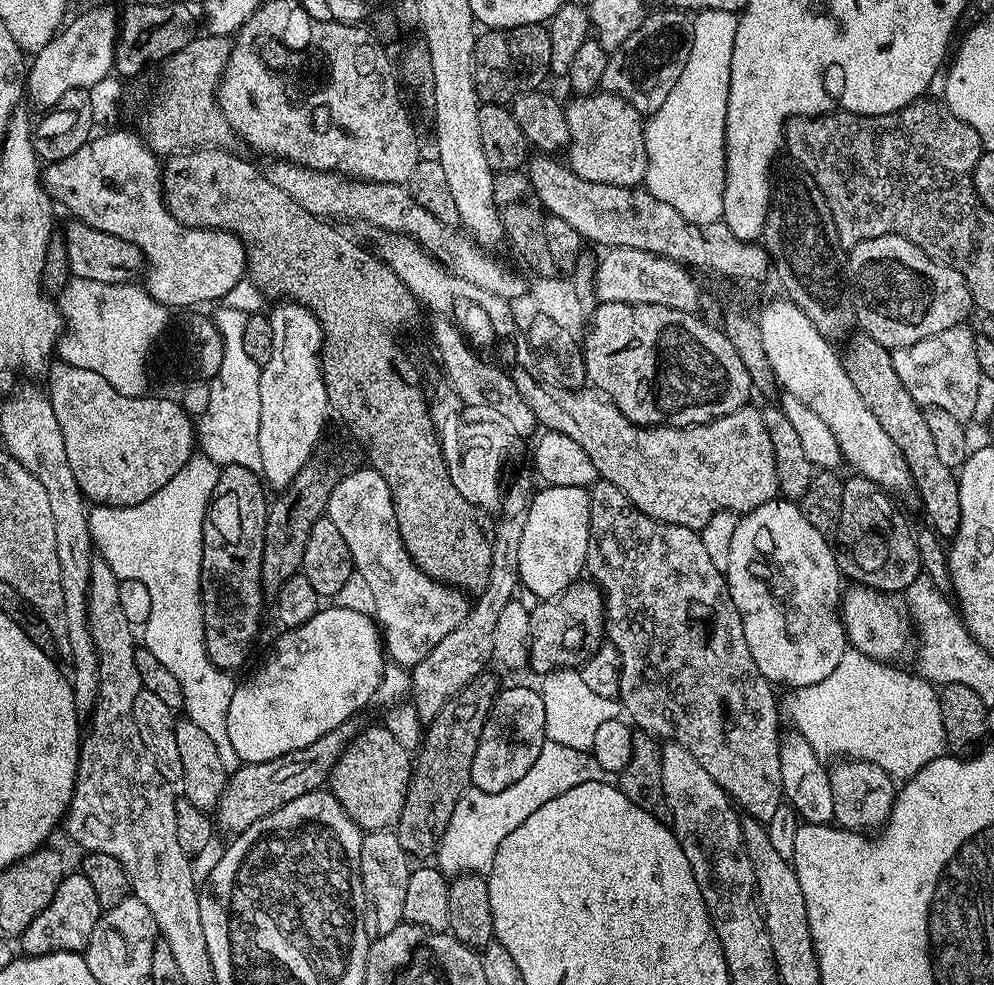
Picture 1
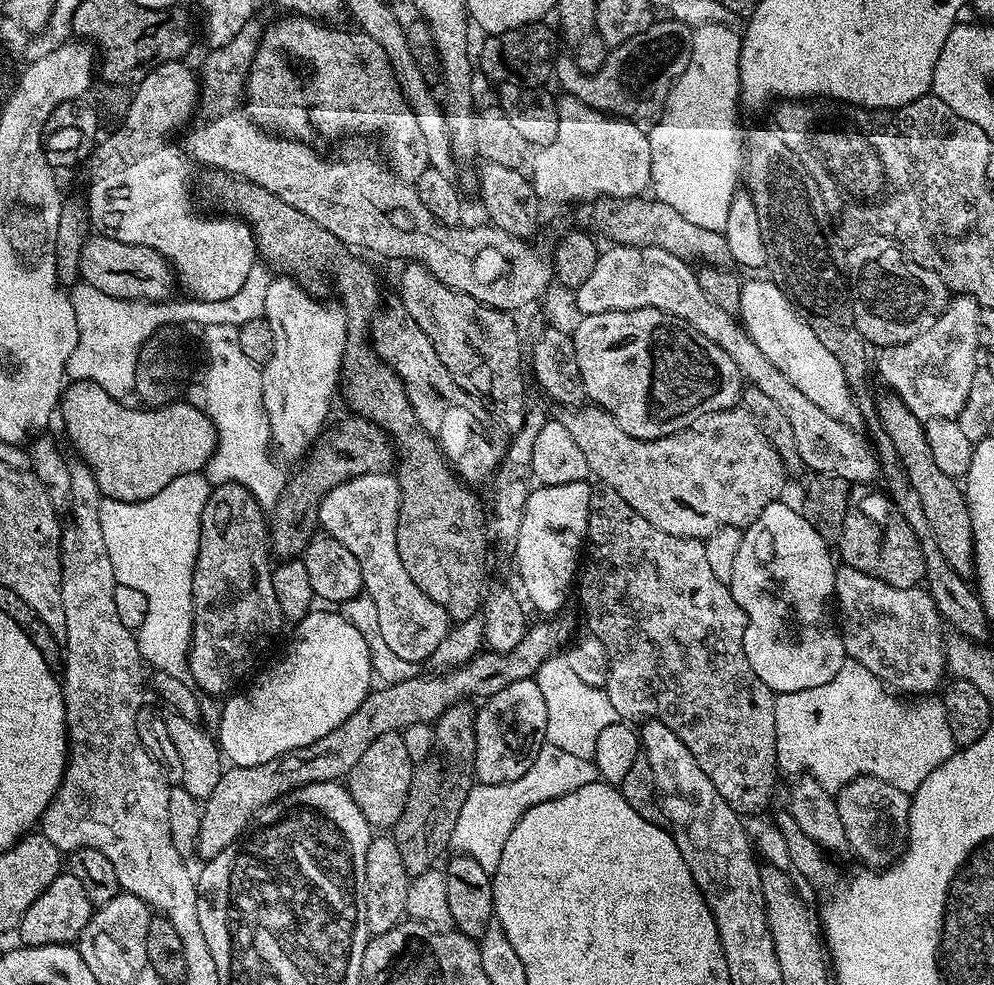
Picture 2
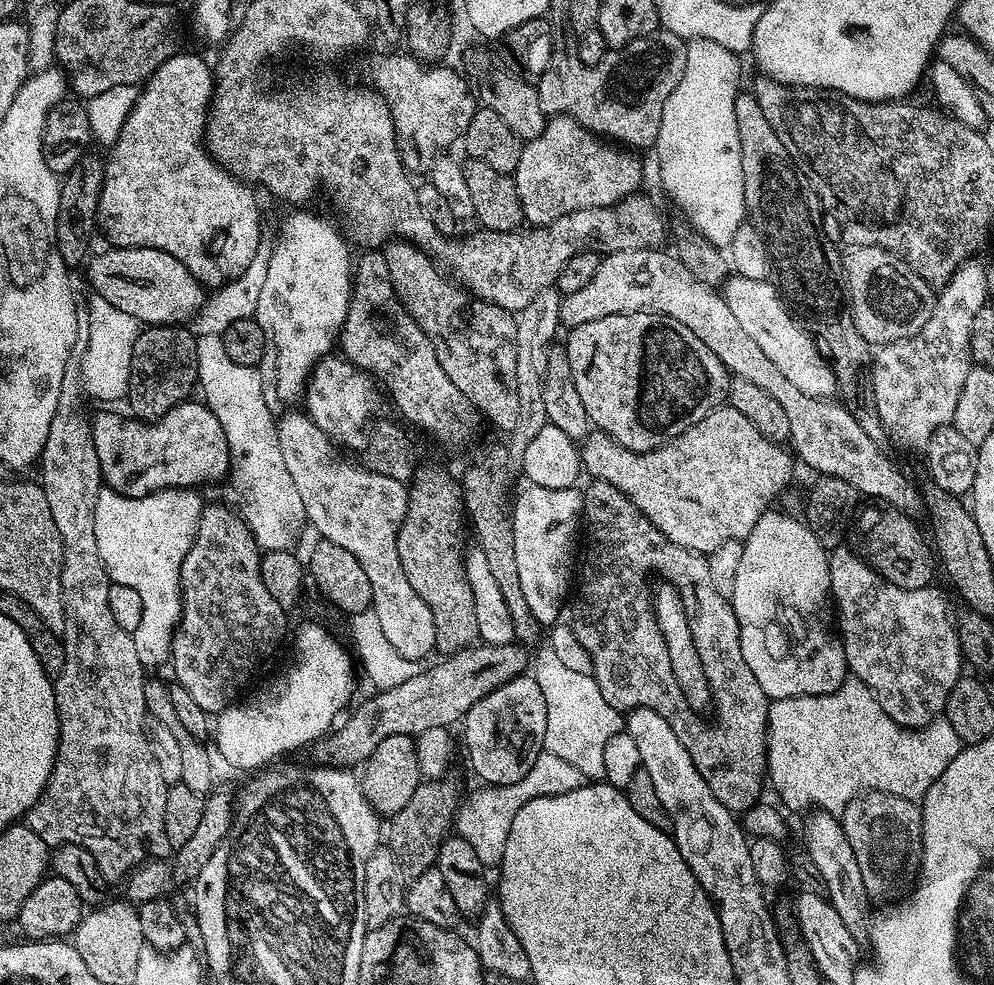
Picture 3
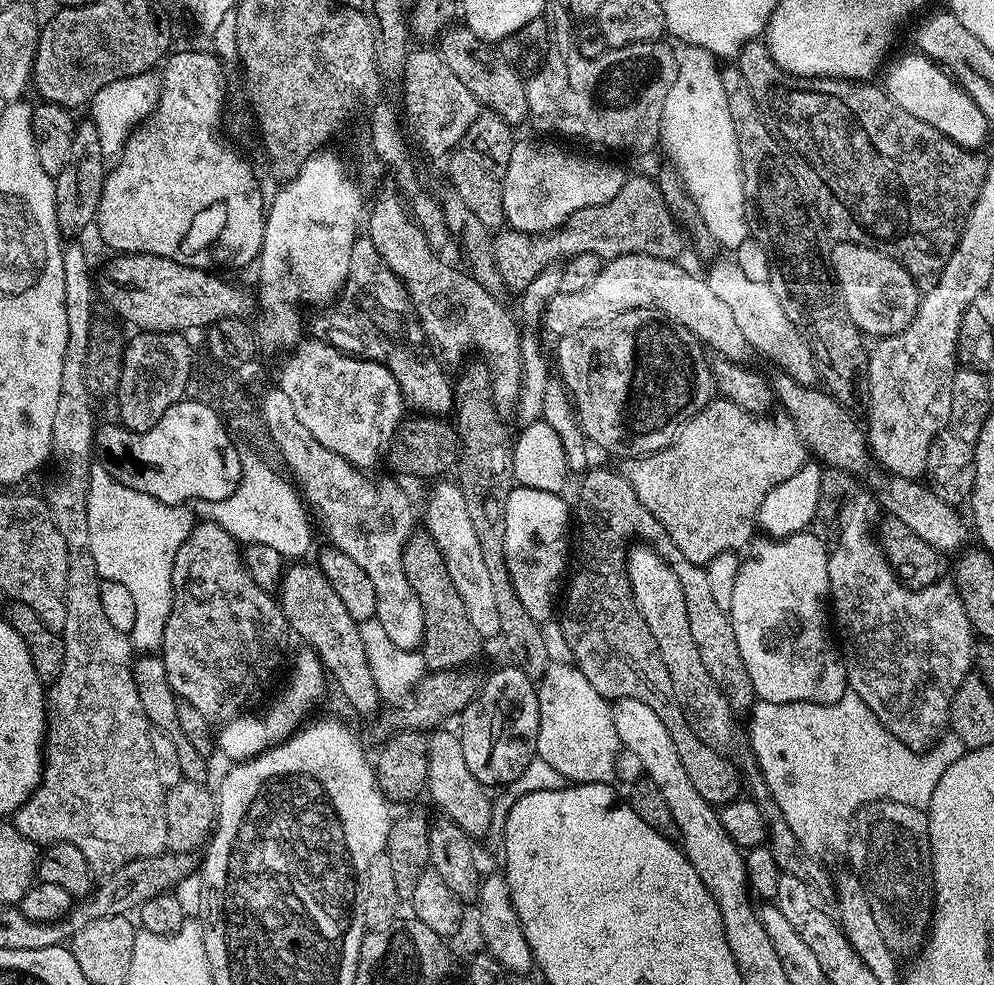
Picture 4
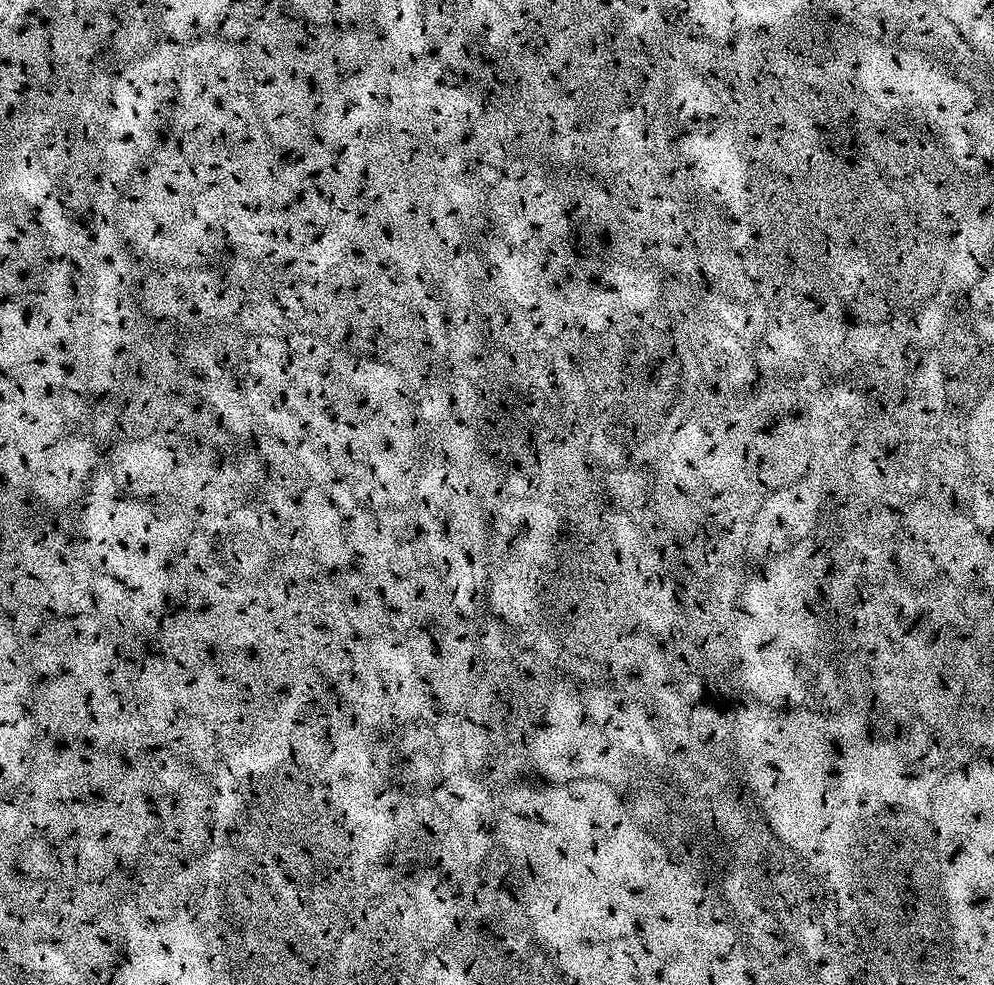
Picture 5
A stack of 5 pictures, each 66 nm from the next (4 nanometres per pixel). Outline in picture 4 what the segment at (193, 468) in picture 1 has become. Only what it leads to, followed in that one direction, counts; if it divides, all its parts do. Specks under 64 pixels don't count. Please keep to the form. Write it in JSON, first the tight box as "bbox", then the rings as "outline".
{"bbox":[86,463,194,654],"outline":[[[93,463],[88,472],[88,497],[86,498],[86,529],[88,549],[94,558],[96,573],[101,581],[122,582],[126,590],[134,598],[134,630],[130,634],[133,649],[140,654],[152,654],[159,649],[164,637],[166,618],[170,618],[172,609],[172,567],[174,558],[192,533],[194,513],[191,507],[183,504],[167,504],[158,502],[158,498],[150,498],[150,494],[142,494],[138,490],[130,490],[122,486],[104,468],[103,463]]]}

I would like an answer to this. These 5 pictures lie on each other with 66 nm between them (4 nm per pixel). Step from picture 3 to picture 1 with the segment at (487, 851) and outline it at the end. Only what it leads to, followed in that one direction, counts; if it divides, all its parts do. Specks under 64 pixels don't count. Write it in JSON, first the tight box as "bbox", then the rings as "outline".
{"bbox":[434,739,610,877],"outline":[[[545,739],[542,750],[538,754],[538,762],[514,782],[514,786],[506,786],[501,792],[487,792],[469,786],[454,806],[449,824],[440,838],[434,851],[434,864],[445,876],[467,876],[475,874],[487,877],[494,866],[494,854],[498,854],[498,846],[506,834],[518,830],[534,810],[546,806],[550,798],[558,798],[558,794],[566,794],[566,790],[574,790],[574,786],[582,786],[582,782],[605,782],[610,774],[595,760],[591,751],[573,750],[571,746],[558,746],[558,742]]]}

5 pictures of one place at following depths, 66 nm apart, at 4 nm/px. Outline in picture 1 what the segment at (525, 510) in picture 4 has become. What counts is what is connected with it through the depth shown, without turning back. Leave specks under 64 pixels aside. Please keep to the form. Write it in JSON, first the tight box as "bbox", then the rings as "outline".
{"bbox":[518,484,592,601],"outline":[[[549,484],[535,493],[522,533],[518,570],[523,590],[537,601],[562,594],[581,579],[588,563],[591,505],[592,494],[587,487]]]}

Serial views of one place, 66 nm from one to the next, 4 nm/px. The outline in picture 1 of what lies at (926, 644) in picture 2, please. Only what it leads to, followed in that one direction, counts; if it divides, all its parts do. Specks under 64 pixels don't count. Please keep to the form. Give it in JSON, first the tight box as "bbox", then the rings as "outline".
{"bbox":[840,583,910,661],"outline":[[[853,583],[848,587],[842,592],[840,614],[849,645],[875,660],[899,661],[896,659],[907,650],[908,640],[910,644],[910,620],[901,601],[895,595],[867,588],[865,584]]]}

